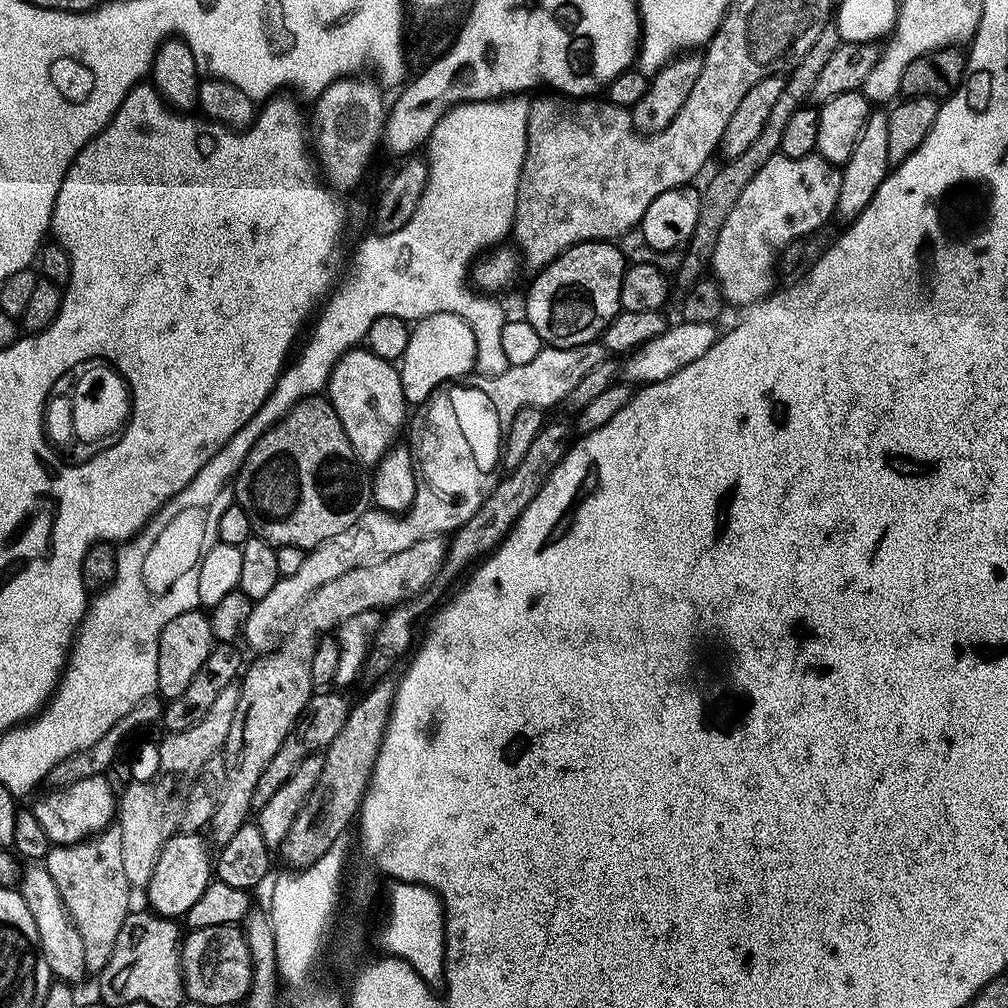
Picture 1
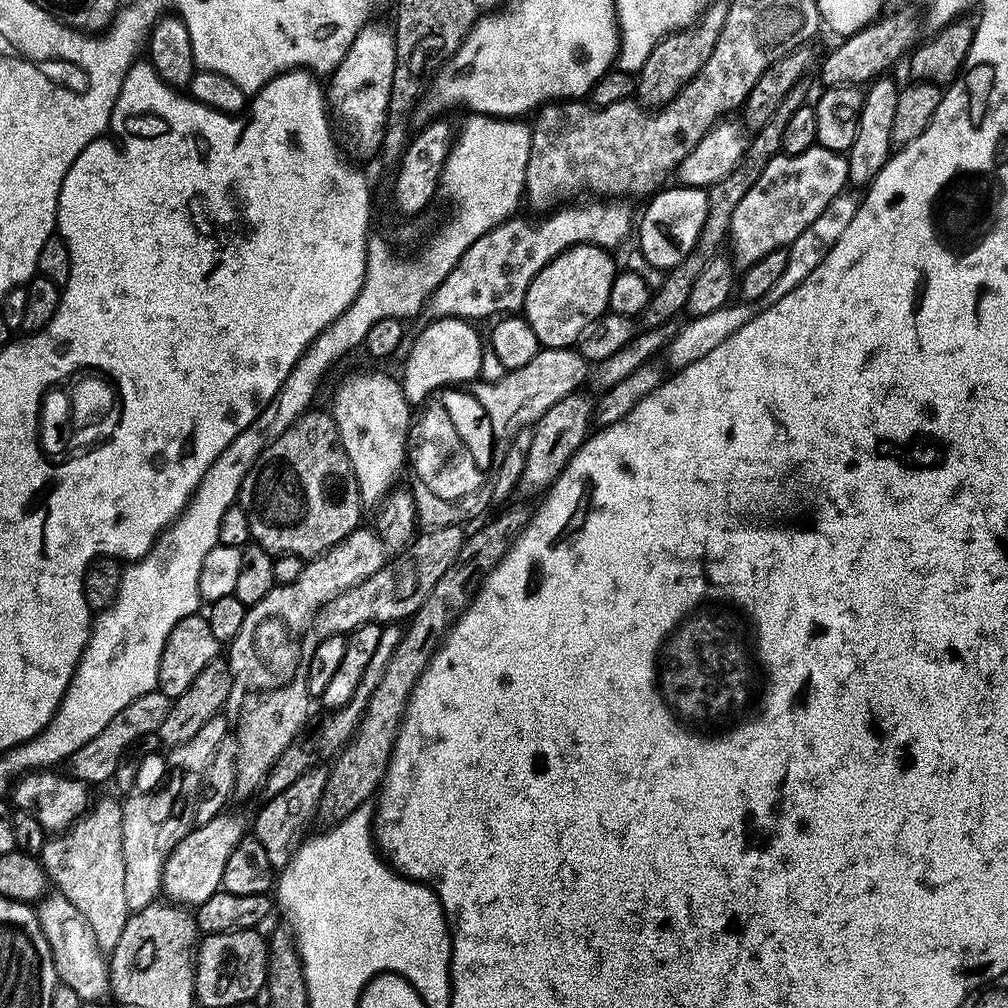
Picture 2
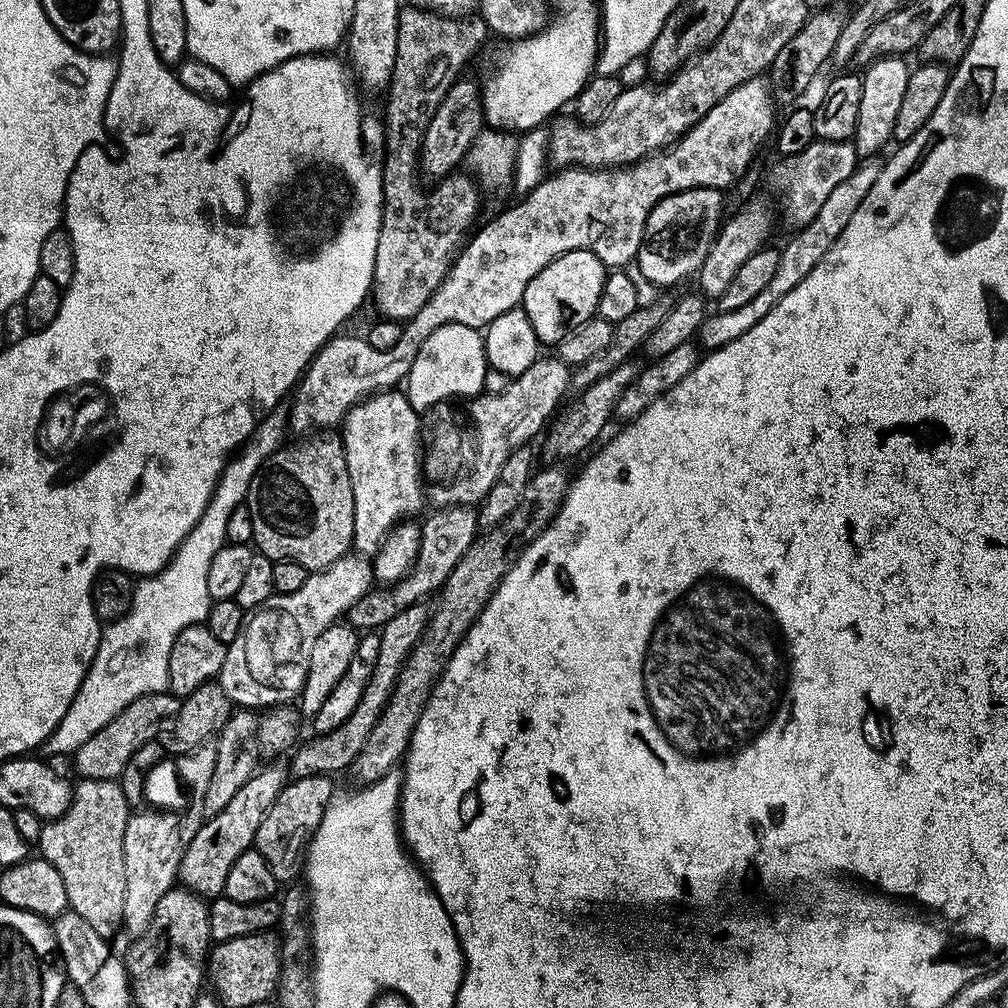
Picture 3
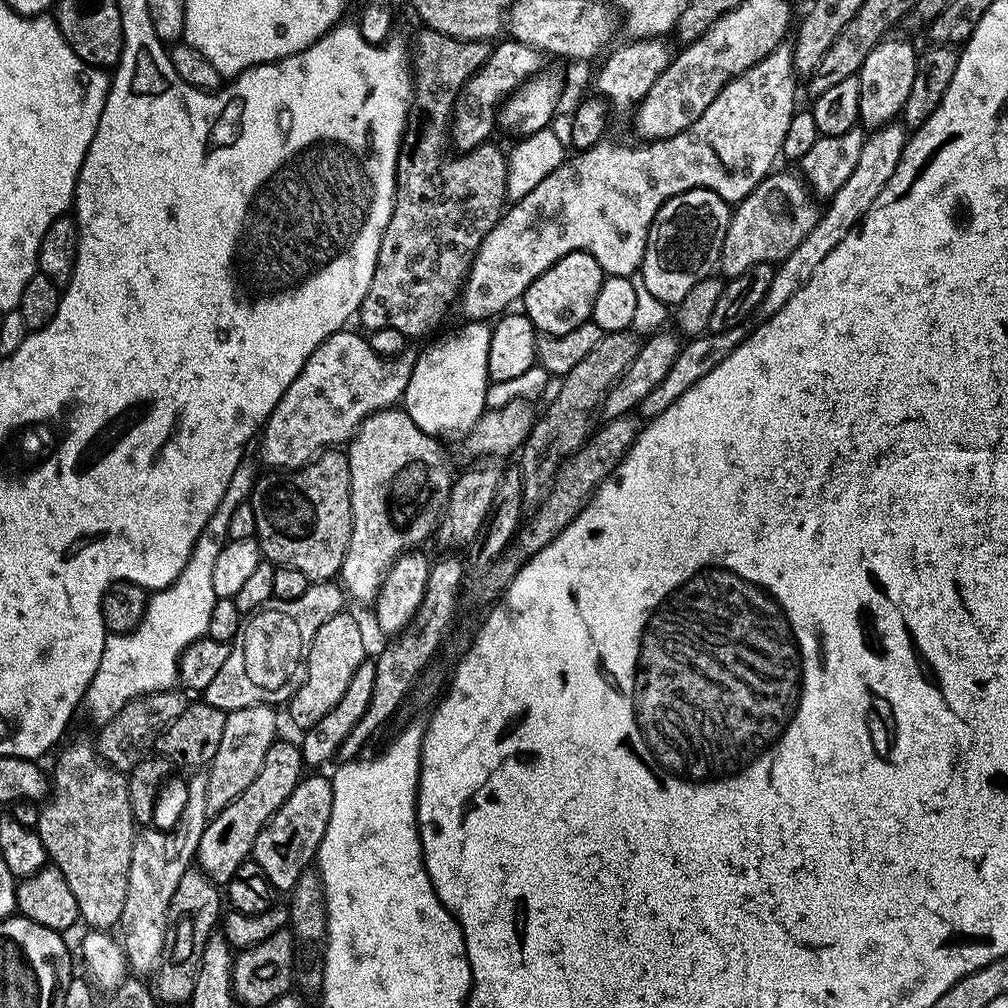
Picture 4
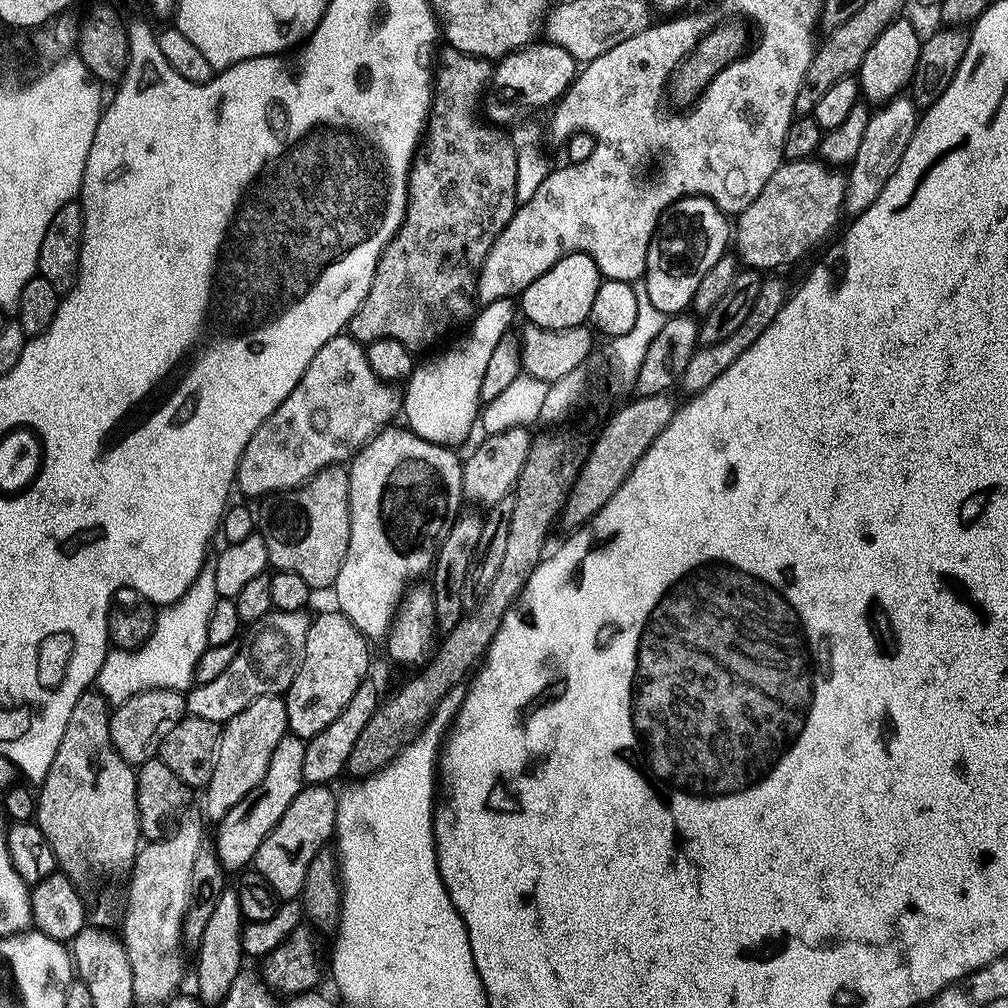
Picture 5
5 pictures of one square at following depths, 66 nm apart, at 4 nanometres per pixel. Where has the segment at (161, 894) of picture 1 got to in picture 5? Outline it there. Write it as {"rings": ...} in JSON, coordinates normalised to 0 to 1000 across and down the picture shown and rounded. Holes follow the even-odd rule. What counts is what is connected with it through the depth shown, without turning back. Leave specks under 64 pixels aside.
{"rings":[[[281,730],[268,752],[264,772],[260,772],[257,780],[248,784],[248,788],[244,788],[244,792],[240,792],[240,796],[236,796],[236,800],[232,800],[232,804],[228,804],[228,808],[224,808],[224,812],[213,818],[212,840],[223,866],[237,866],[253,854],[260,831],[264,831],[264,827],[276,819],[276,812],[284,808],[284,800],[288,800],[288,796],[292,796],[292,792],[296,792],[296,788],[304,781],[300,772],[300,756],[304,753],[302,740],[303,735],[297,730]]]}

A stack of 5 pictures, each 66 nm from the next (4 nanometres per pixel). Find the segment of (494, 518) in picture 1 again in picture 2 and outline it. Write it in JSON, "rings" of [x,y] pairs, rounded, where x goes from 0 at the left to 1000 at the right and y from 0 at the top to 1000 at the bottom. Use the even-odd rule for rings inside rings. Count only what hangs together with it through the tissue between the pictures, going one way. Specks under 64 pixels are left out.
{"rings":[[[572,387],[550,399],[550,403],[546,403],[546,407],[542,407],[542,411],[538,411],[538,415],[527,422],[528,434],[526,446],[522,446],[522,466],[518,466],[518,474],[514,474],[511,491],[516,494],[535,493],[543,488],[558,466],[562,466],[565,454],[569,454],[571,447],[583,436],[588,421],[589,397],[582,388]]]}

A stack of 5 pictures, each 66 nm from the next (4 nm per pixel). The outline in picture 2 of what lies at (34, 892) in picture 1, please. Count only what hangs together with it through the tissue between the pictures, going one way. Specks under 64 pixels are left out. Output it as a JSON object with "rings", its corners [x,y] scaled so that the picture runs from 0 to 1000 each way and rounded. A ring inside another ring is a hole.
{"rings":[[[52,883],[35,898],[35,902],[38,915],[42,919],[42,927],[54,950],[57,973],[69,978],[69,982],[77,986],[80,994],[106,989],[108,982],[105,946],[97,938],[93,923],[89,923],[89,915],[85,915],[85,911],[77,907],[77,899],[73,899],[73,895],[69,895],[69,891],[62,886]]]}

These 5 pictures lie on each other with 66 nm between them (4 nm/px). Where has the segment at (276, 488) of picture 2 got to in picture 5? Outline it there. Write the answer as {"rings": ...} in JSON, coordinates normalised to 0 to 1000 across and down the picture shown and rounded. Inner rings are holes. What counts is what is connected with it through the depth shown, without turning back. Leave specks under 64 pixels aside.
{"rings":[[[320,464],[295,484],[257,497],[256,531],[264,538],[267,561],[275,567],[296,569],[307,583],[328,584],[347,542],[347,478],[345,464]]]}

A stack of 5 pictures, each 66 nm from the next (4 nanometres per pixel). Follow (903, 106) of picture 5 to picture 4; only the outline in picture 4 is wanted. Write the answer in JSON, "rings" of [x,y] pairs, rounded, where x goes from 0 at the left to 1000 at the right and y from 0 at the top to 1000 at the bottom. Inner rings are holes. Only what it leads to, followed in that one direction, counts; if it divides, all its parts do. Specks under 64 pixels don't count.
{"rings":[[[893,121],[874,123],[858,134],[855,153],[851,153],[847,173],[843,173],[843,177],[839,177],[839,181],[835,181],[835,185],[831,185],[829,191],[820,199],[821,206],[819,202],[808,228],[804,228],[804,232],[800,232],[800,236],[796,236],[796,240],[792,240],[792,244],[784,248],[779,258],[769,263],[770,271],[764,280],[764,288],[760,288],[752,307],[755,314],[772,312],[772,308],[776,308],[776,304],[780,304],[780,300],[784,300],[784,296],[788,296],[788,292],[792,292],[792,288],[796,288],[796,284],[804,280],[815,256],[819,256],[819,252],[823,252],[823,248],[827,248],[827,244],[831,244],[831,240],[835,240],[835,236],[839,236],[839,232],[843,232],[843,228],[857,217],[859,208],[867,204],[867,196],[871,196],[879,181],[883,181],[897,152],[897,146],[901,143],[902,134],[902,128]]]}

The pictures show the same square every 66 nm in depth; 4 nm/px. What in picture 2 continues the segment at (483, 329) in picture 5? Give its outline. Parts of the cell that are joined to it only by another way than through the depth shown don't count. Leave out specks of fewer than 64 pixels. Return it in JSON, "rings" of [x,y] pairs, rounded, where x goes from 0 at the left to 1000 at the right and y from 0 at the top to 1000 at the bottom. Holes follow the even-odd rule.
{"rings":[[[449,313],[431,316],[420,322],[421,326],[414,331],[409,346],[408,341],[404,346],[405,358],[401,361],[399,372],[401,390],[406,401],[420,402],[430,391],[445,383],[463,382],[475,374],[482,345],[476,342],[476,333],[467,323],[463,316],[452,316]]]}

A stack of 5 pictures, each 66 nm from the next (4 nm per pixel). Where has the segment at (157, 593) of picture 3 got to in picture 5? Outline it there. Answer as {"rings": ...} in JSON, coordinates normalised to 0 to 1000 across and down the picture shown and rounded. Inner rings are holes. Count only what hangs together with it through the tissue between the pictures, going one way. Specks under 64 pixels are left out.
{"rings":[[[206,558],[181,593],[156,606],[152,627],[139,643],[108,646],[95,670],[94,686],[111,700],[125,696],[133,688],[150,683],[168,683],[174,687],[186,688],[194,673],[196,653],[200,653],[208,641],[204,633],[204,620],[208,618],[208,608],[212,606],[215,593],[212,559]]]}

